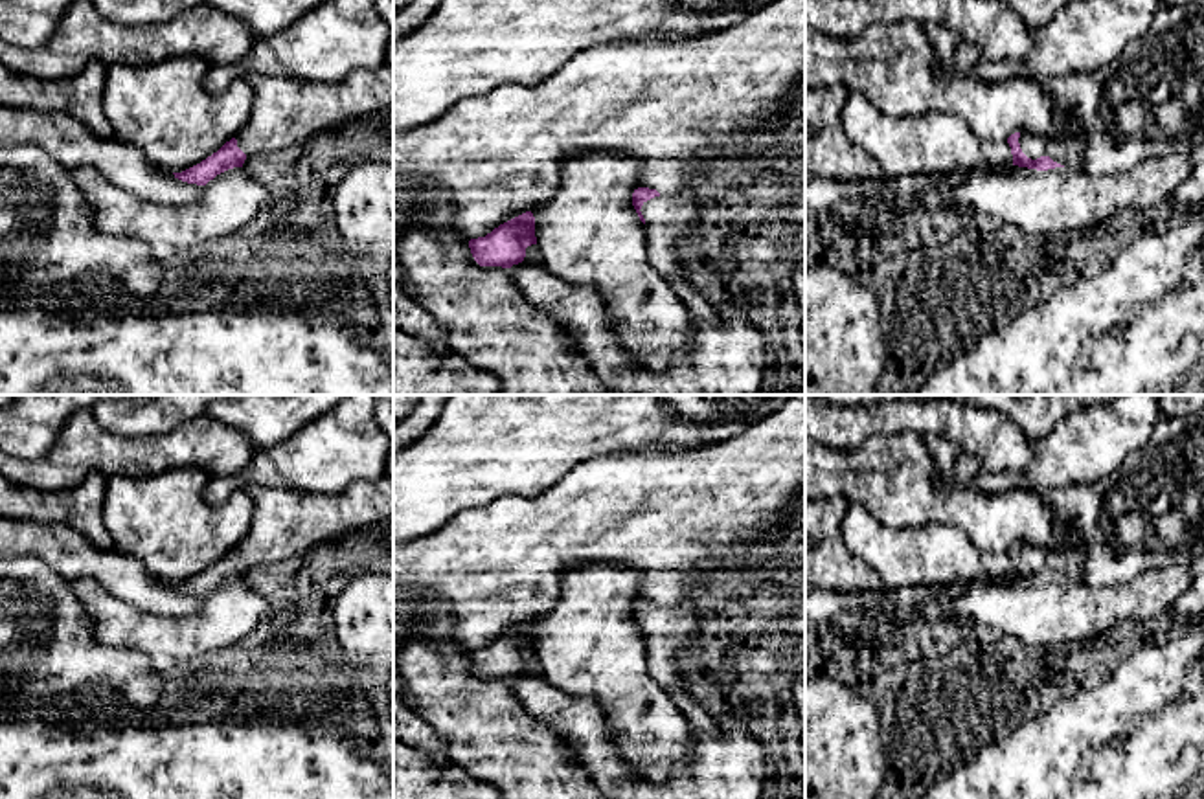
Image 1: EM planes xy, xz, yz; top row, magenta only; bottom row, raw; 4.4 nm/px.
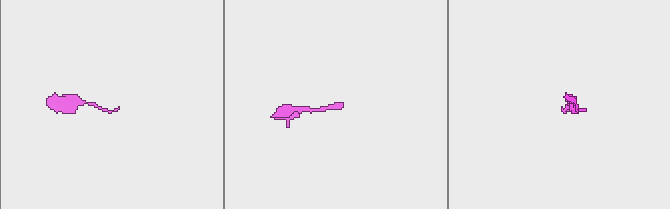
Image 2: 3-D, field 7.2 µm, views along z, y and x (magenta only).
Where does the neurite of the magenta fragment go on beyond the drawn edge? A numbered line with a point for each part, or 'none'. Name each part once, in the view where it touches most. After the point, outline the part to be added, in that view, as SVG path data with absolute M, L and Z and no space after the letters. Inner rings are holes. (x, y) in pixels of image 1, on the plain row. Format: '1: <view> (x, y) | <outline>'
1: yz (1067, 561) | M1075 542L1059 549L1042 549L1031 544L1020 544L1018 555L1028 569L1037 571L1040 568L1050 568L1064 579L1075 577L1086 557L1085 547Z

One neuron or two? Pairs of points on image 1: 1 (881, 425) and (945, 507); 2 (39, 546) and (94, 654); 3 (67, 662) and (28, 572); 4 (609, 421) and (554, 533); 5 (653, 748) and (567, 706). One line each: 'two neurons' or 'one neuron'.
1: two neurons
2: two neurons
3: one neuron
4: two neurons
5: two neurons

